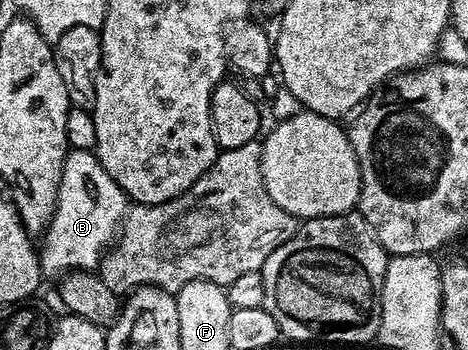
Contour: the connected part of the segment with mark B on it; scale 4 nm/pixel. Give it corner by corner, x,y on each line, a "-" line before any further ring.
70,150
60,176
54,215
44,235
46,243
40,246
43,275
57,279
72,270
94,270
115,241
127,209
126,194
104,172
98,155
93,150

